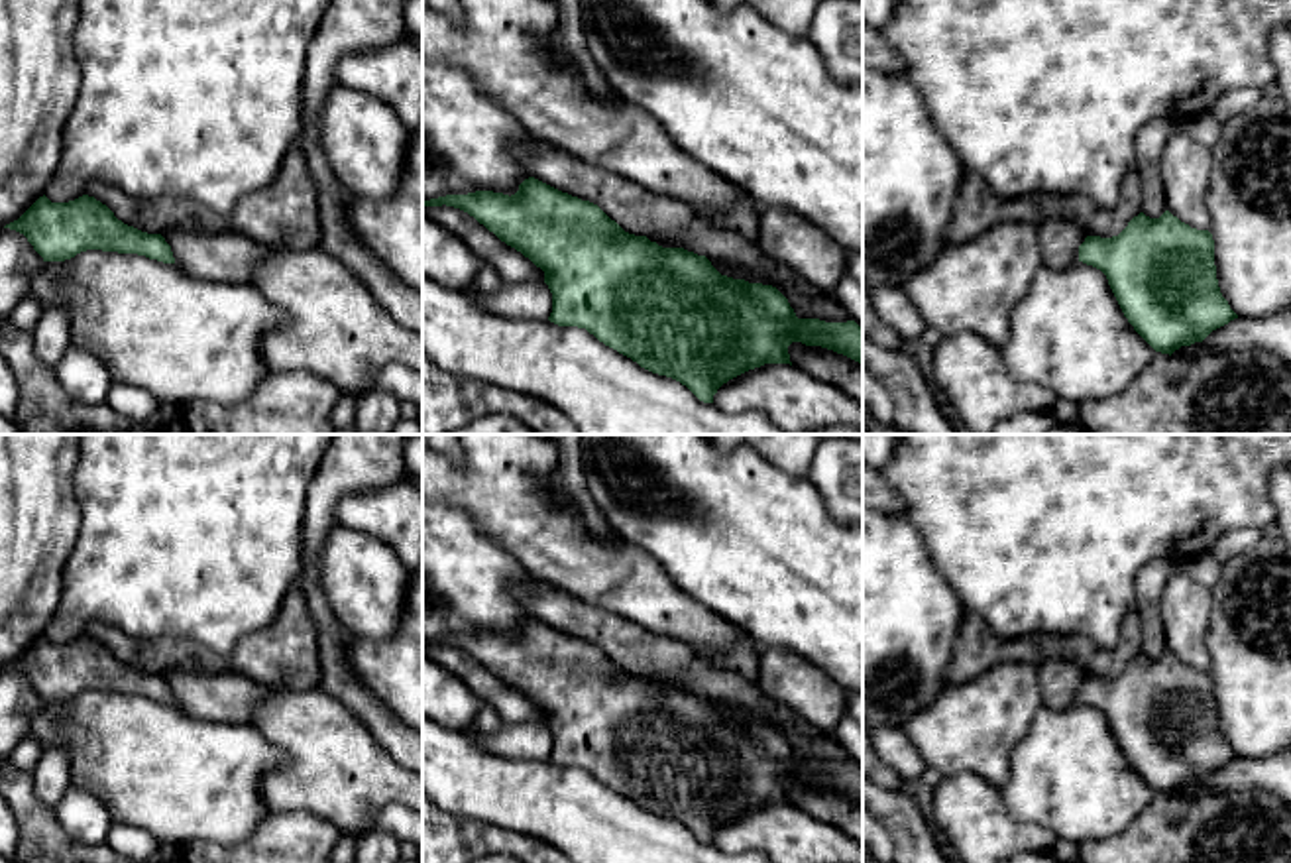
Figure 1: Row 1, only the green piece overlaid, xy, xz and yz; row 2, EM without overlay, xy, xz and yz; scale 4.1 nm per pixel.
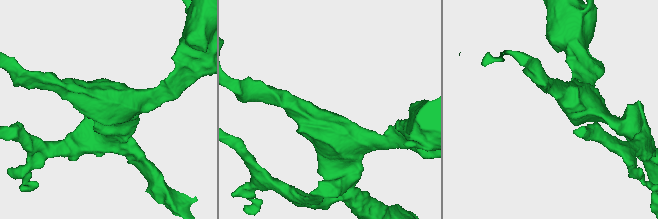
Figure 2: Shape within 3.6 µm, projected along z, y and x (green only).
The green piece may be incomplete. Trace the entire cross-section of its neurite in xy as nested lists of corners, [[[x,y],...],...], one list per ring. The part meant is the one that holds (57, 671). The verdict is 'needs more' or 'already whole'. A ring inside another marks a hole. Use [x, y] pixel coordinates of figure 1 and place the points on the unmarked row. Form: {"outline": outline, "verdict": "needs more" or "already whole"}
{"outline": [[[43,635],[4,668],[24,674],[43,702],[65,702],[86,690],[102,690],[175,704],[171,686],[161,674],[124,664],[88,635],[69,643],[51,643]]], "verdict": "already whole"}

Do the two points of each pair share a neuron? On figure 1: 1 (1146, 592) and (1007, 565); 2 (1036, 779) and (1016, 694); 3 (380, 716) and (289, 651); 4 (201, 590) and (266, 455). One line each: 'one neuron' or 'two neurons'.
1: two neurons
2: two neurons
3: two neurons
4: one neuron

